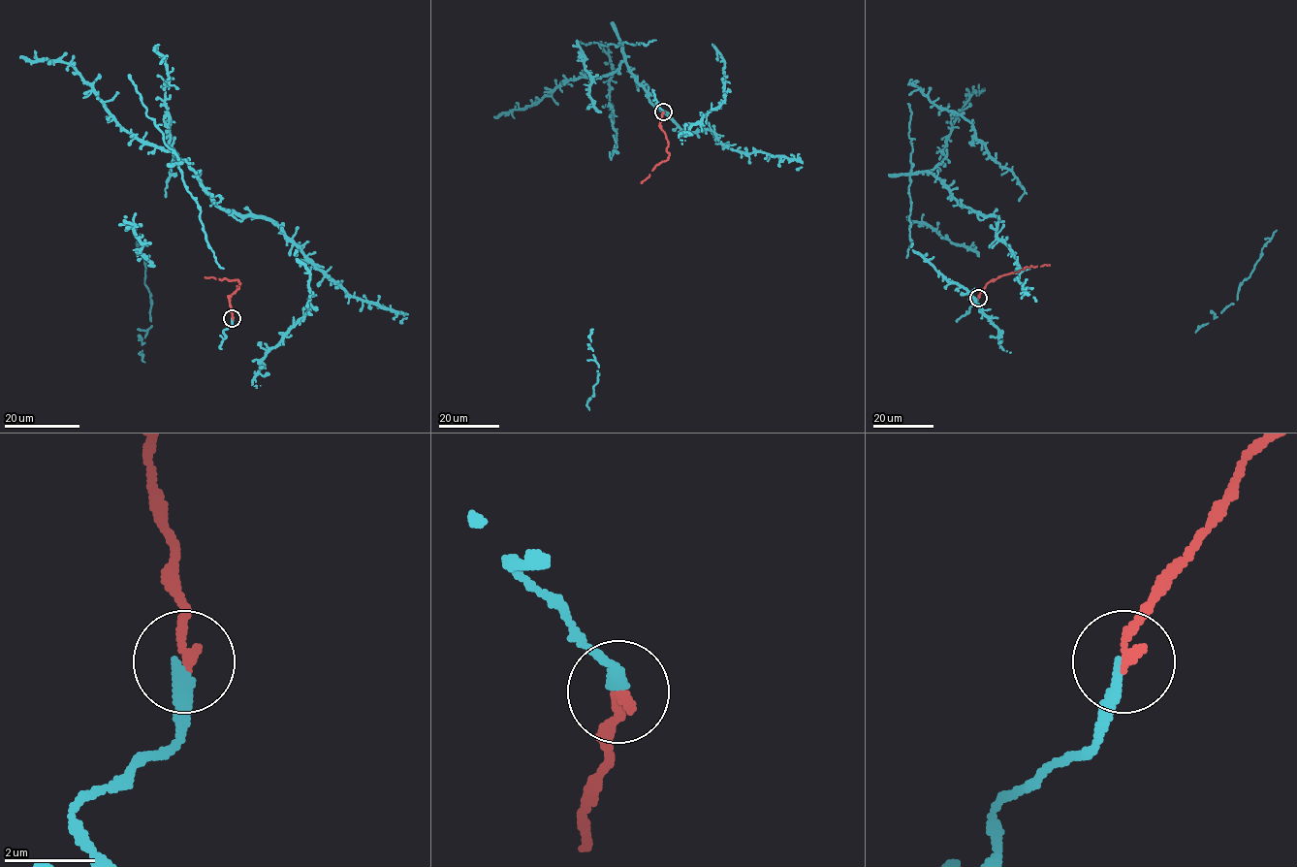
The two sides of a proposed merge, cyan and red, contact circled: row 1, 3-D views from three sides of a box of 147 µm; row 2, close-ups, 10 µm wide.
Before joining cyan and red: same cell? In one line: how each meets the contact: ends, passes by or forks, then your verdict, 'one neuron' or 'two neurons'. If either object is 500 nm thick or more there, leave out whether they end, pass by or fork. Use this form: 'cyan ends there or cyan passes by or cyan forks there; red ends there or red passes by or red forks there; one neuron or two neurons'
cyan ends there; red ends there; one neuron

